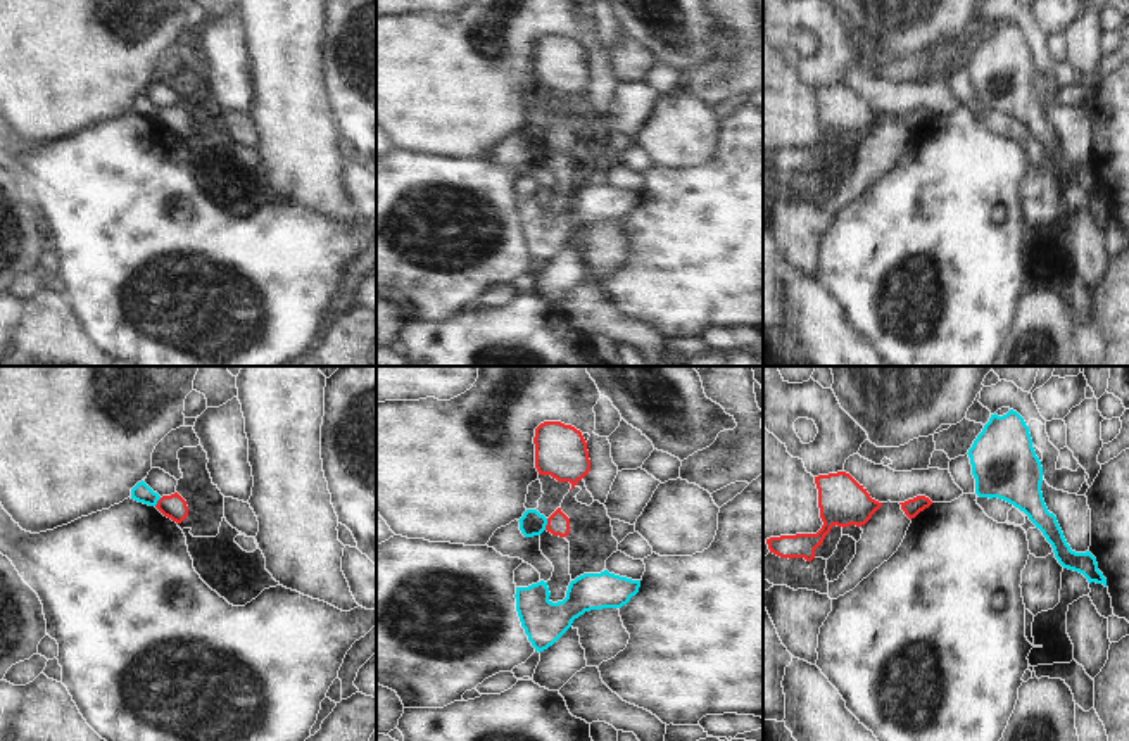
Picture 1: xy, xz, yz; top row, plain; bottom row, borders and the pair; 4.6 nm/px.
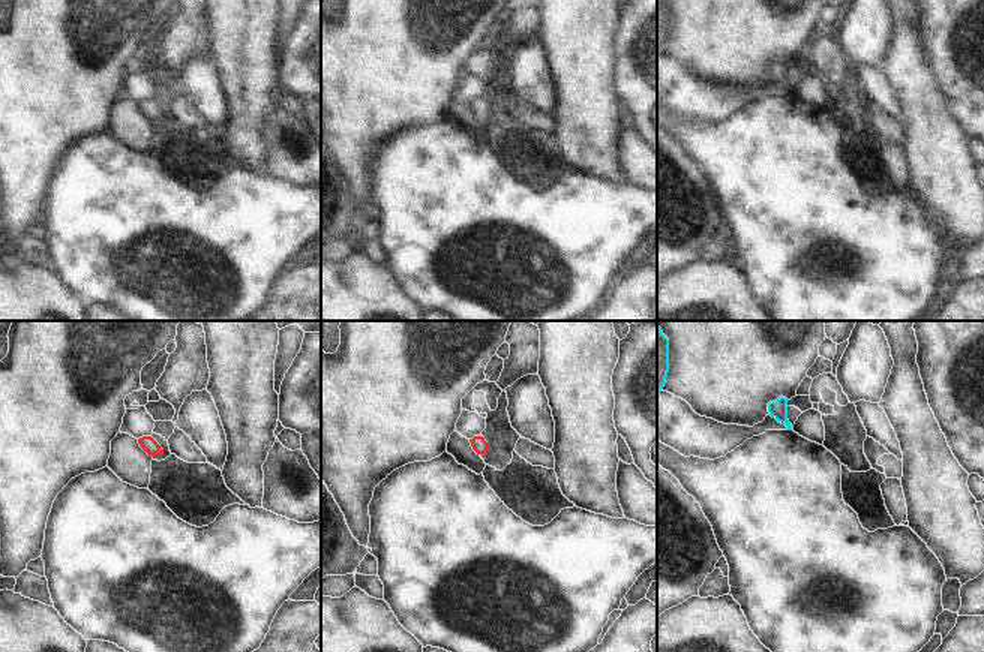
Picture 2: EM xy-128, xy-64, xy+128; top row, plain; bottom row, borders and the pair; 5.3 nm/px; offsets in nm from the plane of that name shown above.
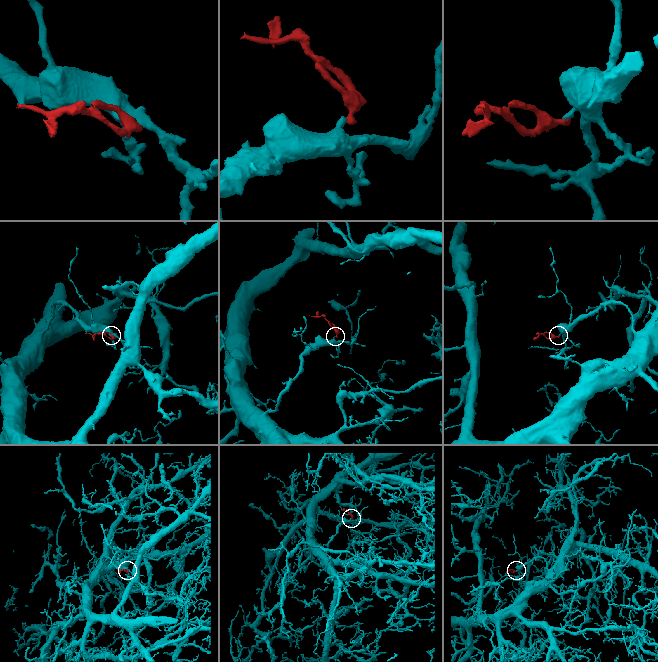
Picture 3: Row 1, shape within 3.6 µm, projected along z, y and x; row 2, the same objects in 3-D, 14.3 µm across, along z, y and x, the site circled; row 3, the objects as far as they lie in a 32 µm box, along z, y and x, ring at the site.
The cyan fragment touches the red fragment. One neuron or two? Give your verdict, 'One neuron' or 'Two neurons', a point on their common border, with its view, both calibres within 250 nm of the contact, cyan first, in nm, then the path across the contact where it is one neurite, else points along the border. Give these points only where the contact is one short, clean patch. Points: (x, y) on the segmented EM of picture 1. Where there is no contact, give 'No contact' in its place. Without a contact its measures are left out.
Two neurons. Touches cyan at xz (546, 524). Thickness 110 nm (cyan) against 110 nm. Boundary: xz (548, 519), (544, 529)

